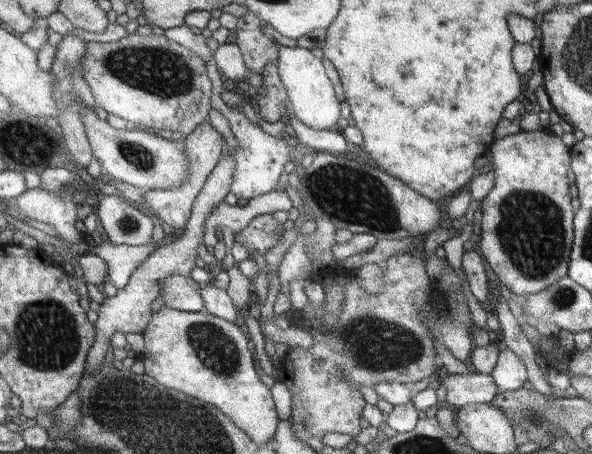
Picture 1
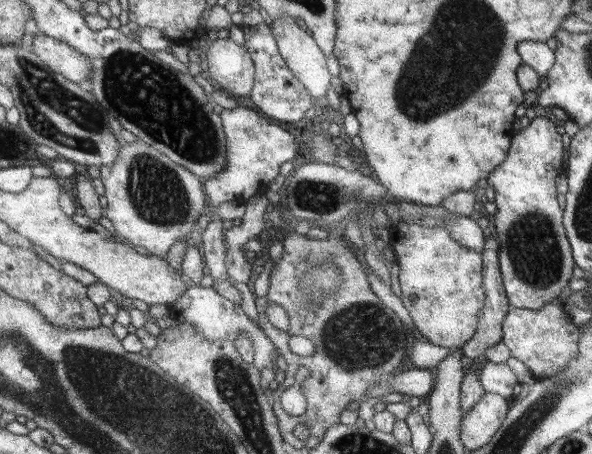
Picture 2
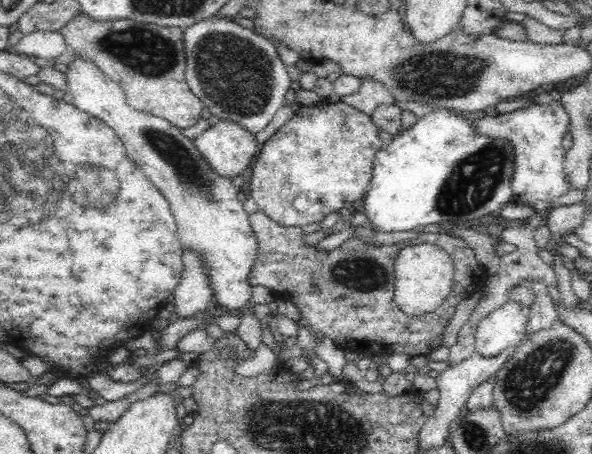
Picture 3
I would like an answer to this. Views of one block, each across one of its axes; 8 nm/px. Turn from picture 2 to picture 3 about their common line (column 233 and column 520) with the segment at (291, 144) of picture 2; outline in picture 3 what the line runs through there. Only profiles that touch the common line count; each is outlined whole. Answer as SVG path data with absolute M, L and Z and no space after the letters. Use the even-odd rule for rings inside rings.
M552 101L550 105L533 103L508 114L483 114L482 120L478 120L478 129L488 133L488 137L508 138L512 143L515 158L511 182L513 196L515 200L532 208L535 213L547 209L555 198L570 191L563 174L566 151L561 143L568 128L568 113L561 103L556 101Z

